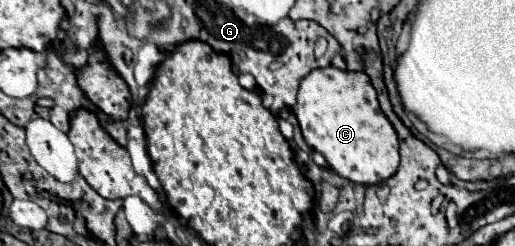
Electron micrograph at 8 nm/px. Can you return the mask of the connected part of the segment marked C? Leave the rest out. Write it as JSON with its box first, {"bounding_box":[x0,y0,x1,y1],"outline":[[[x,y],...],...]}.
{"bounding_box":[294,66,400,186],"outline":[[[334,66],[314,68],[300,82],[294,114],[308,146],[320,152],[342,178],[376,186],[396,172],[400,160],[398,136],[380,110],[376,90],[366,72],[348,72]]]}

